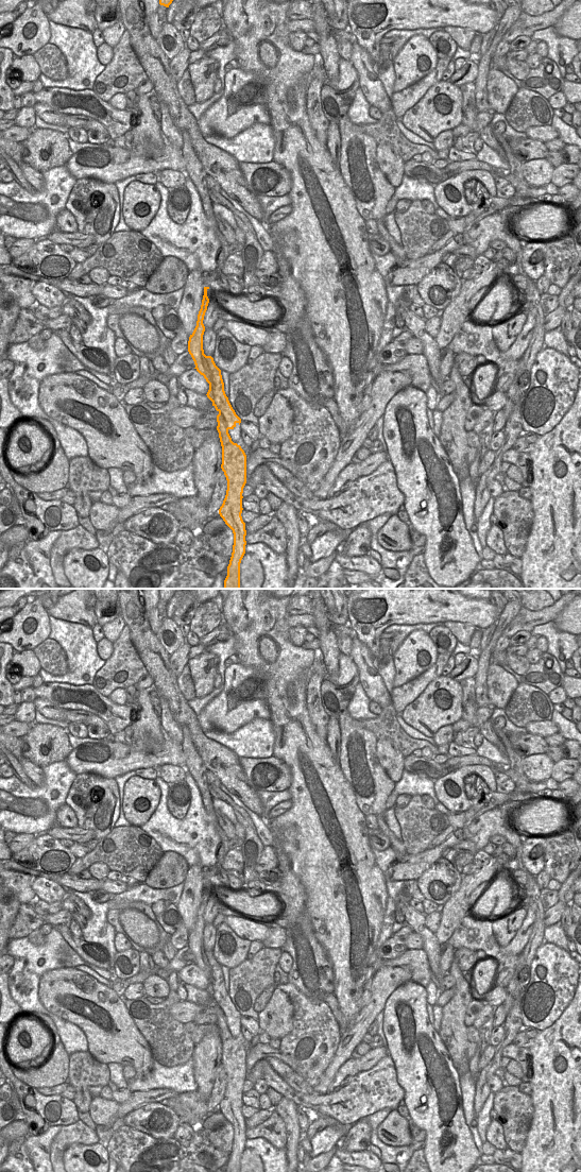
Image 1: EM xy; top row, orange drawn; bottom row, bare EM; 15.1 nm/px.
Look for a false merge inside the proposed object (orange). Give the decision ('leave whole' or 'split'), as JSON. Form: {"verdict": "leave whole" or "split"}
{"verdict": "leave whole"}

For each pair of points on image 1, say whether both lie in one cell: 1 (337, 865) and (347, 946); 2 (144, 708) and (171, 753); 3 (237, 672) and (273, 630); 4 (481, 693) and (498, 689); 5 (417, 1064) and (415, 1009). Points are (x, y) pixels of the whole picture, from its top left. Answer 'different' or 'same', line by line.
1: same
2: different
3: different
4: different
5: same

